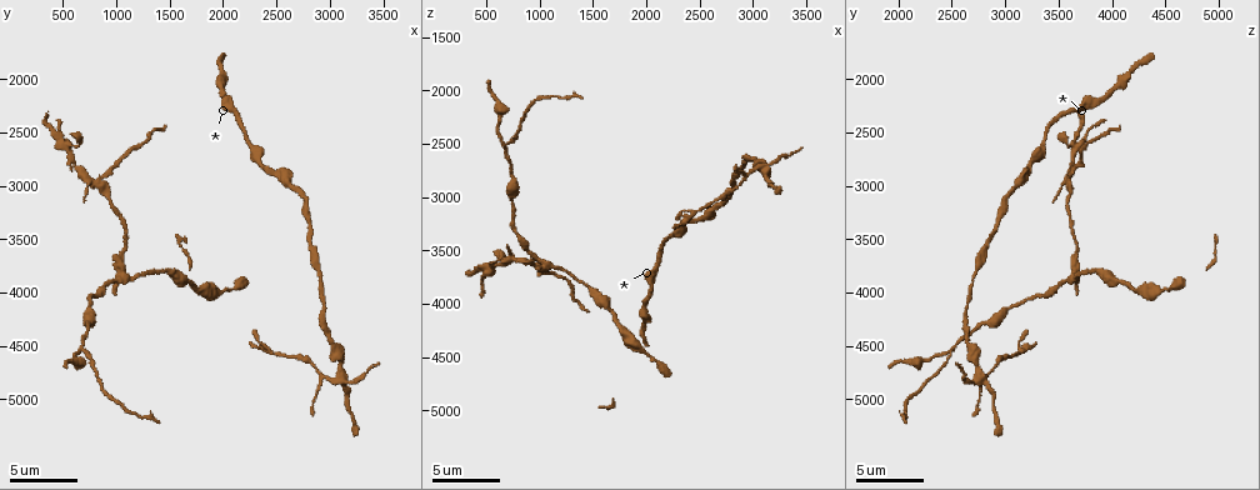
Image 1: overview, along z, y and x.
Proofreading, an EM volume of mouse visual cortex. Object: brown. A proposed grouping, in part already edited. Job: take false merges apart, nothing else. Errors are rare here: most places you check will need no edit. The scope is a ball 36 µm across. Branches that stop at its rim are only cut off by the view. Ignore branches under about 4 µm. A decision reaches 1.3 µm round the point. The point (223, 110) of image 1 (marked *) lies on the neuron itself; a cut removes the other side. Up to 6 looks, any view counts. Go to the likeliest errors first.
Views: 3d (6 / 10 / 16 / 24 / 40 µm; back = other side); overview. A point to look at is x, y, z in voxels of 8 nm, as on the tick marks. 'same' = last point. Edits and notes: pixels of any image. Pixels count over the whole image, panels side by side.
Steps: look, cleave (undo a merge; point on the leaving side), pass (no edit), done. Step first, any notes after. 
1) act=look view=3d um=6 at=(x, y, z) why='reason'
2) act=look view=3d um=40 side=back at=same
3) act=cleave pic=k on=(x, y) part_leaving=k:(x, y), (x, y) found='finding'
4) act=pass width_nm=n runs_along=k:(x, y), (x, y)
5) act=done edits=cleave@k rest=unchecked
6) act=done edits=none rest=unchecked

act=look view=3d um=10 at=(1100, 3880, 3640)

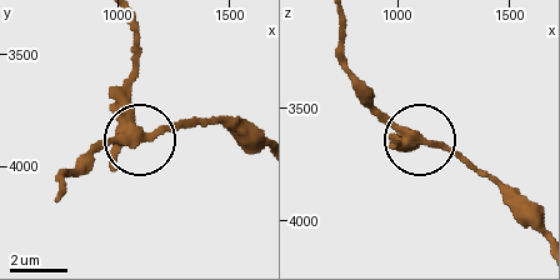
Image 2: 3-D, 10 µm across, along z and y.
act=look view=3d um=6 at=(1100, 3870, 3620)

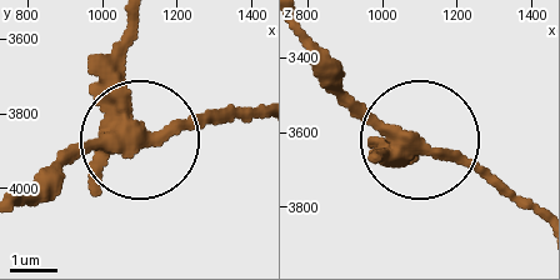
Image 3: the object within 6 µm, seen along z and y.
act=pass side_arm_um=17 found='all the same neuron'

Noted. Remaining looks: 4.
act=look view=3d um=16 at=(3100, 4820, 2700) why='two arms in line, one across'

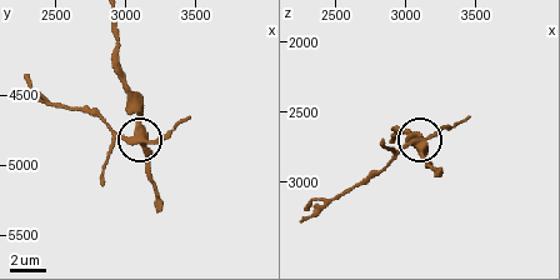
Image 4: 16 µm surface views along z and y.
act=cleave pic=4 on=(114, 141) arms=3 found='a second neuron is stuck on'

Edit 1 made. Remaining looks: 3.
act=look view=3d um=10 at=(820, 3000, 3580) why='four arms meet'

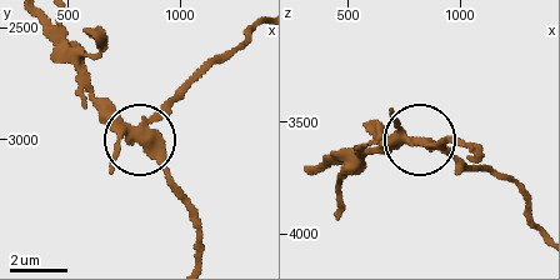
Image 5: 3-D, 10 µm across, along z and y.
act=cleave pic=5 on=(168, 113) side_arm_um=7 part_leaving=5:(133, 131), (153, 125), (253, 31) found='a second neuron is stuck on'

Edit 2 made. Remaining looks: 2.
act=done edits=cleave@4,cleave@5 rest=unchecked

